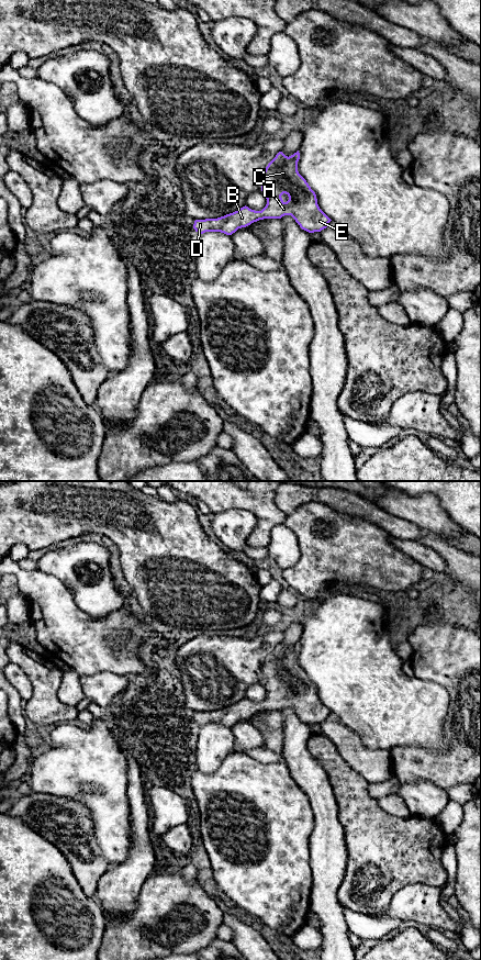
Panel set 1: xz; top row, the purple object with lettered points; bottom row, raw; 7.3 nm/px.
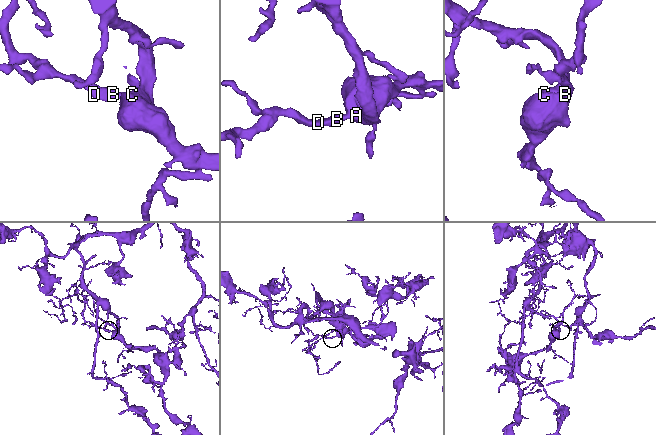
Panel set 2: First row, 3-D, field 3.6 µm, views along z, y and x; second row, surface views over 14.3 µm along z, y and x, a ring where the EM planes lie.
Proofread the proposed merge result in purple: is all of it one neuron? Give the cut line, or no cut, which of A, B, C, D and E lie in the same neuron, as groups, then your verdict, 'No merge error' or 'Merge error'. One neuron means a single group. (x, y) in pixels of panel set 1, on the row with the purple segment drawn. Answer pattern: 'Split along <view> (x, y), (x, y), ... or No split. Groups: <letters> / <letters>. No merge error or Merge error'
No split. Groups: A B C D E. No merge error

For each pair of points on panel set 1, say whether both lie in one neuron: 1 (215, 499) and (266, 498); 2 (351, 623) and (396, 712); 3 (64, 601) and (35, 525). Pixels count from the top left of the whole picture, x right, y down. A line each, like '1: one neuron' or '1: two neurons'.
1: one neuron
2: one neuron
3: two neurons

